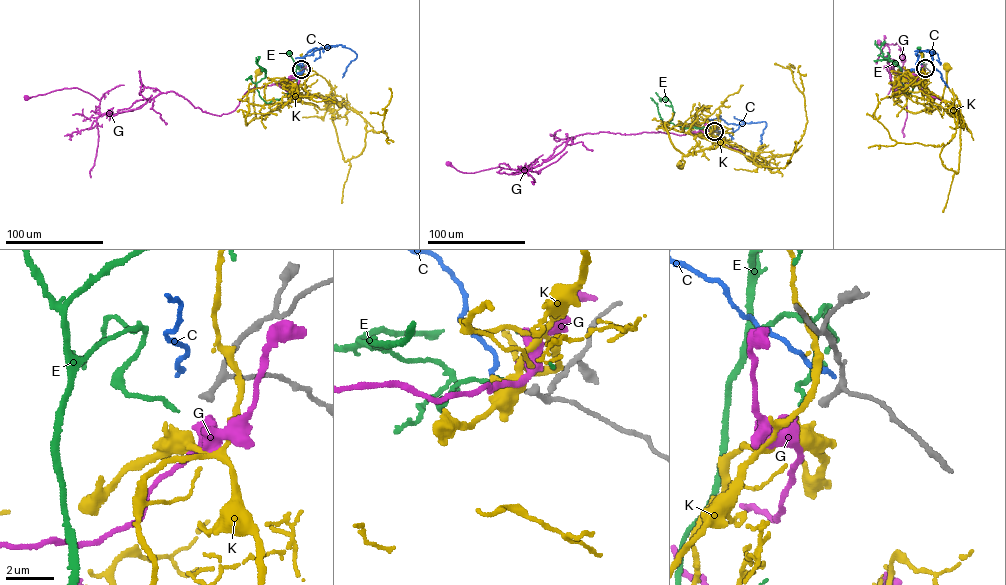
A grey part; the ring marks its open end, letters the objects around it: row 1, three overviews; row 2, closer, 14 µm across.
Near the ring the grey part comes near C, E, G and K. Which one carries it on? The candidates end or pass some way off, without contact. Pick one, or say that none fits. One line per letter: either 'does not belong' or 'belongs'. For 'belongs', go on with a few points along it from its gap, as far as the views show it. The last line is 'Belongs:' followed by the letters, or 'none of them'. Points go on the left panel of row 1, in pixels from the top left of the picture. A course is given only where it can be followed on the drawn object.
C: does not belong
E: does not belong
G: does not belong
K: does not belong
Belongs: none of them

